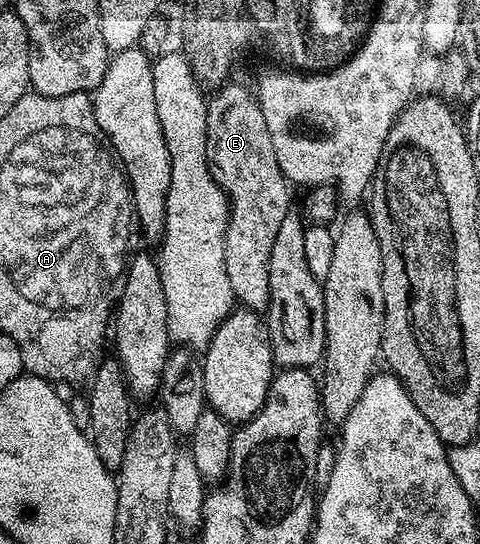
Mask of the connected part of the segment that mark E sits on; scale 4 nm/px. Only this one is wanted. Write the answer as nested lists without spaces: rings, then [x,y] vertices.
[[[228,81],[215,92],[216,95],[207,100],[208,116],[206,117],[206,137],[208,138],[208,168],[211,169],[216,184],[228,197],[228,228],[224,242],[224,260],[226,261],[226,277],[230,277],[233,296],[240,299],[249,311],[263,312],[268,305],[270,293],[270,245],[274,245],[274,237],[278,233],[280,216],[289,210],[288,190],[290,184],[285,179],[278,165],[278,157],[274,153],[274,145],[270,141],[270,129],[266,129],[266,117],[262,117],[260,104],[256,96],[240,83]]]

